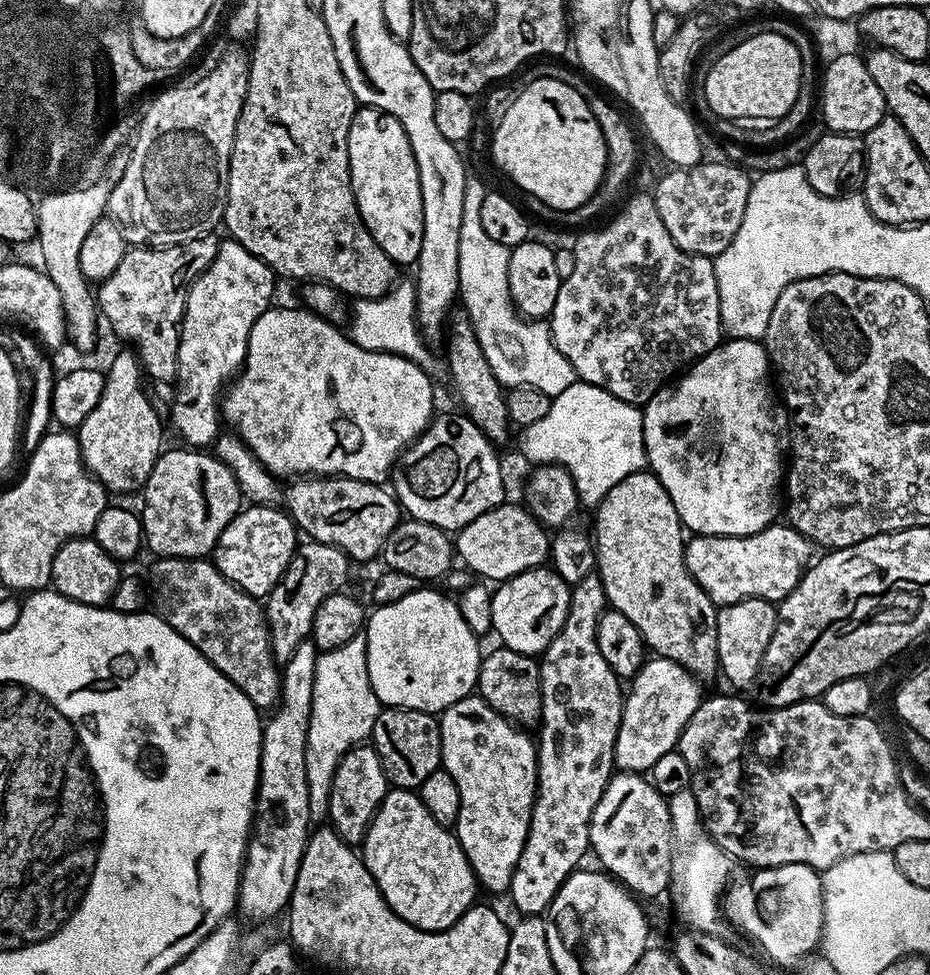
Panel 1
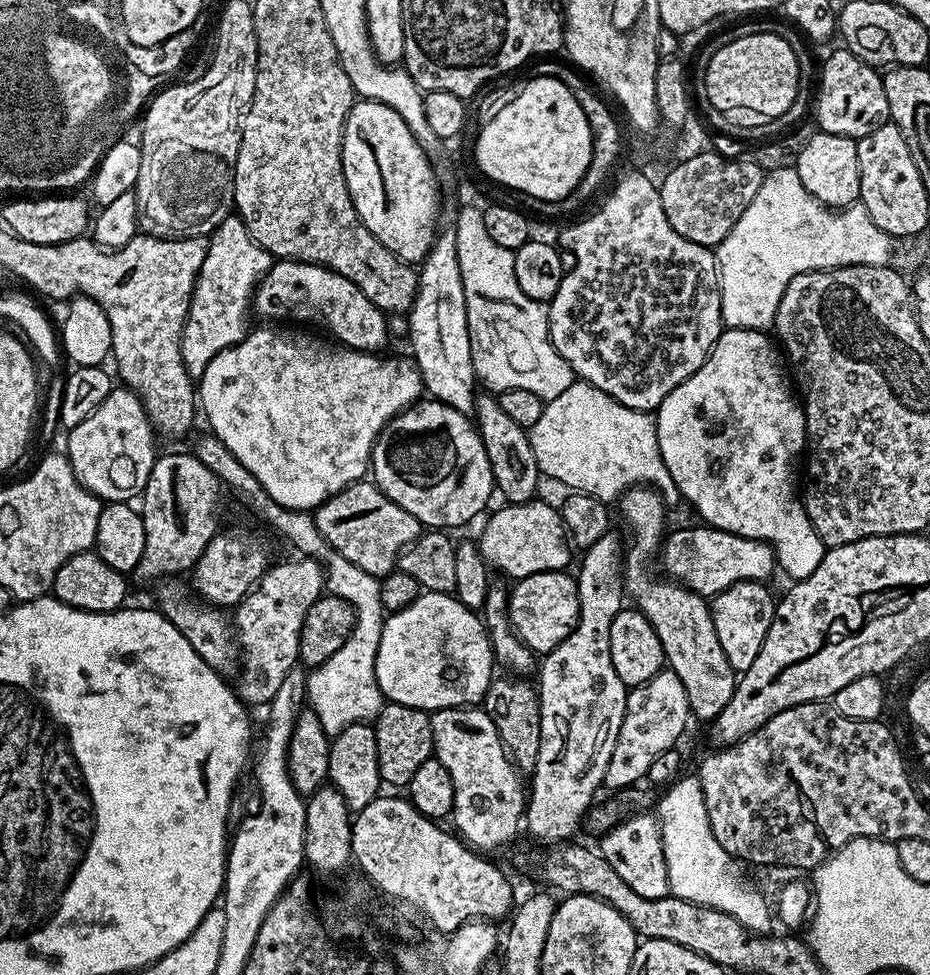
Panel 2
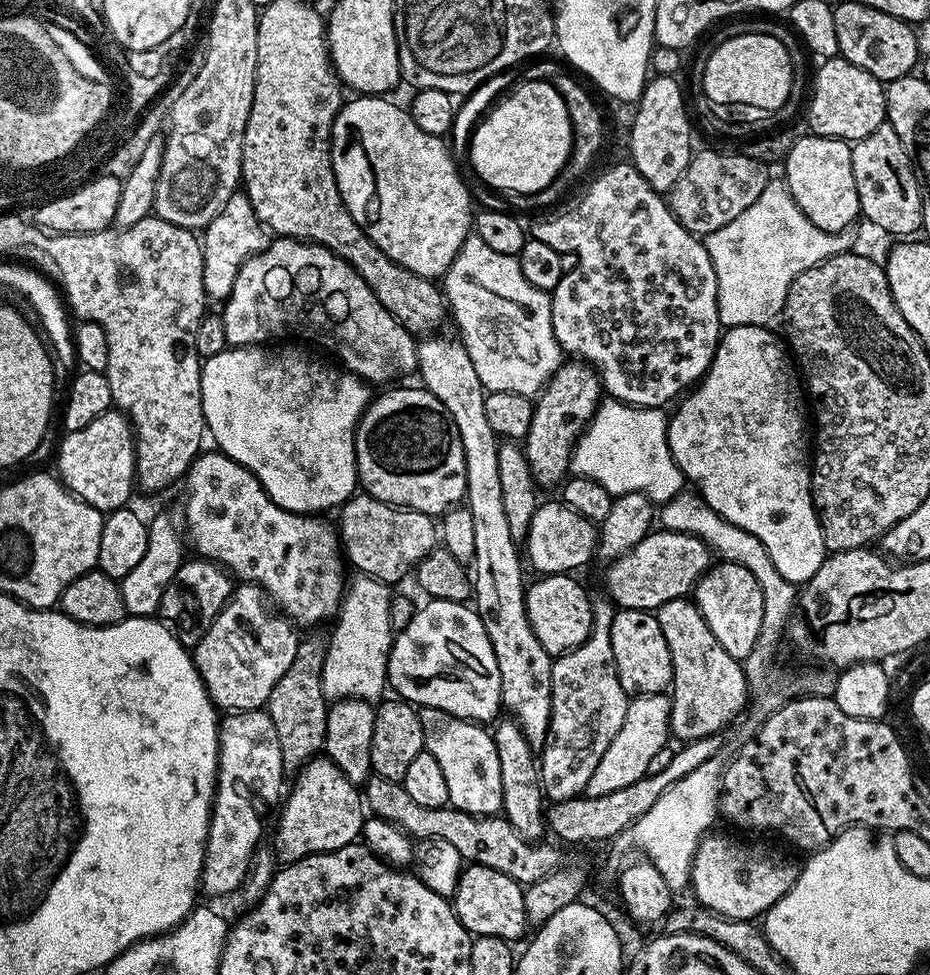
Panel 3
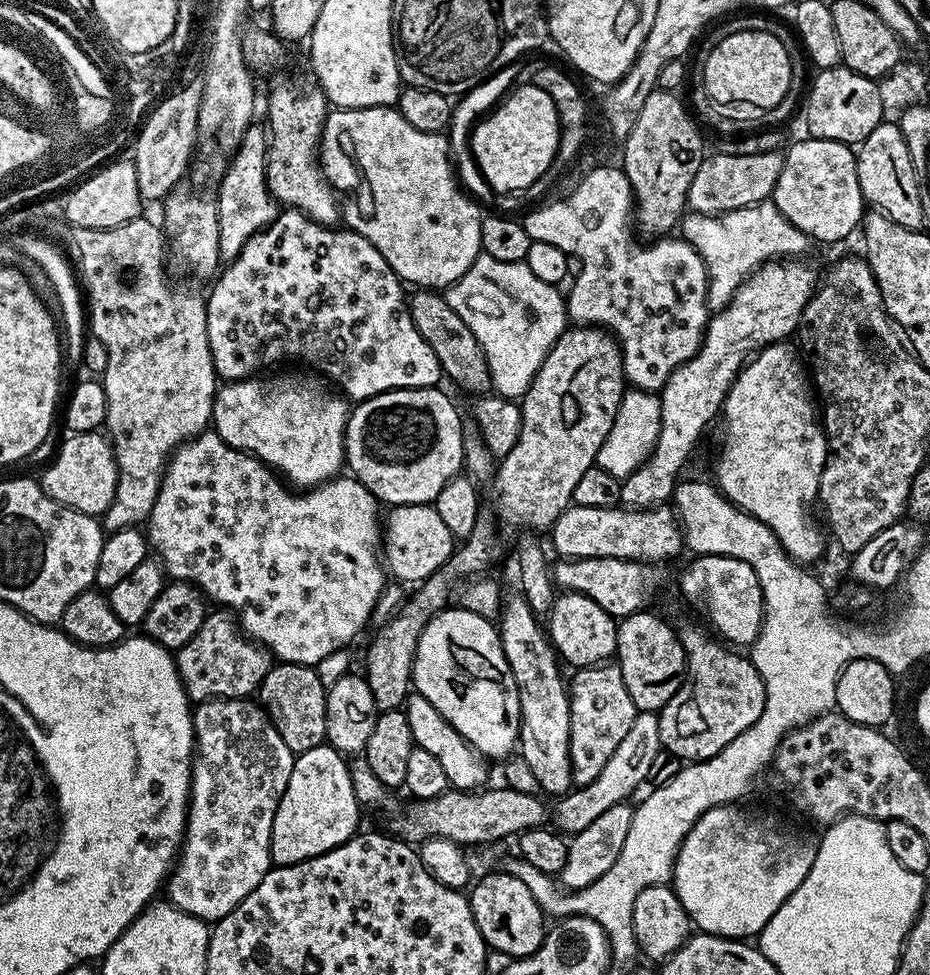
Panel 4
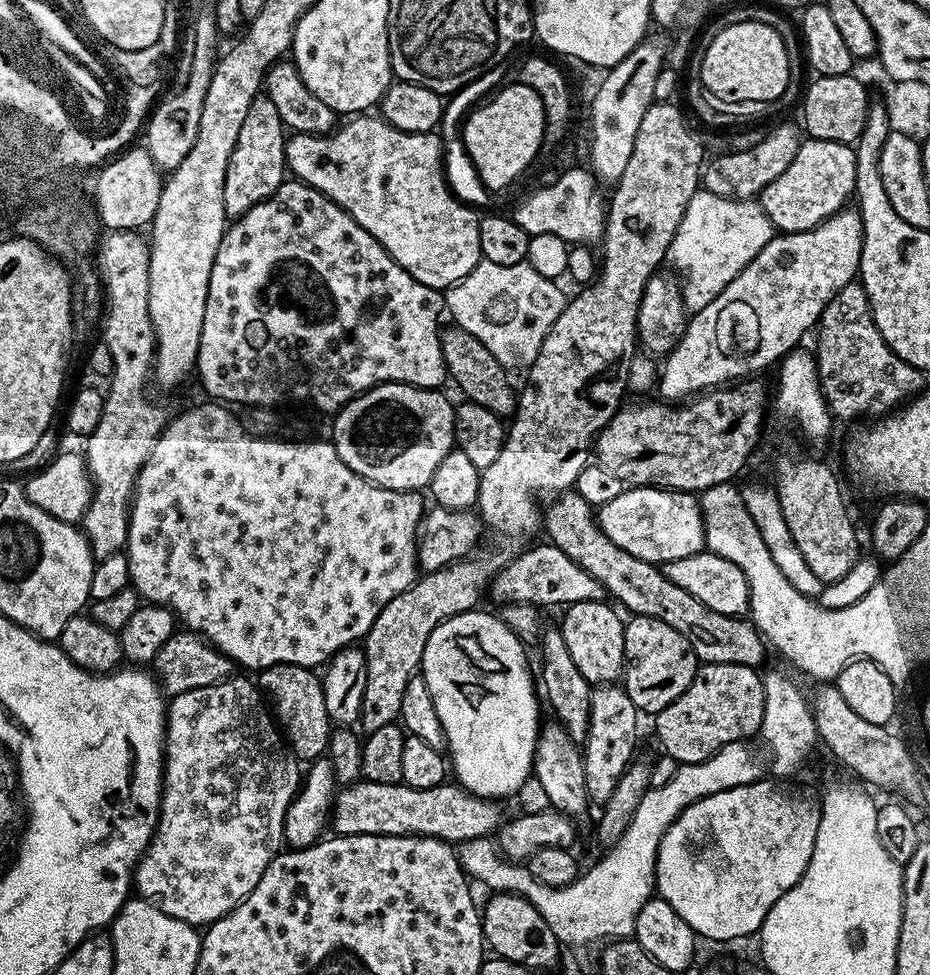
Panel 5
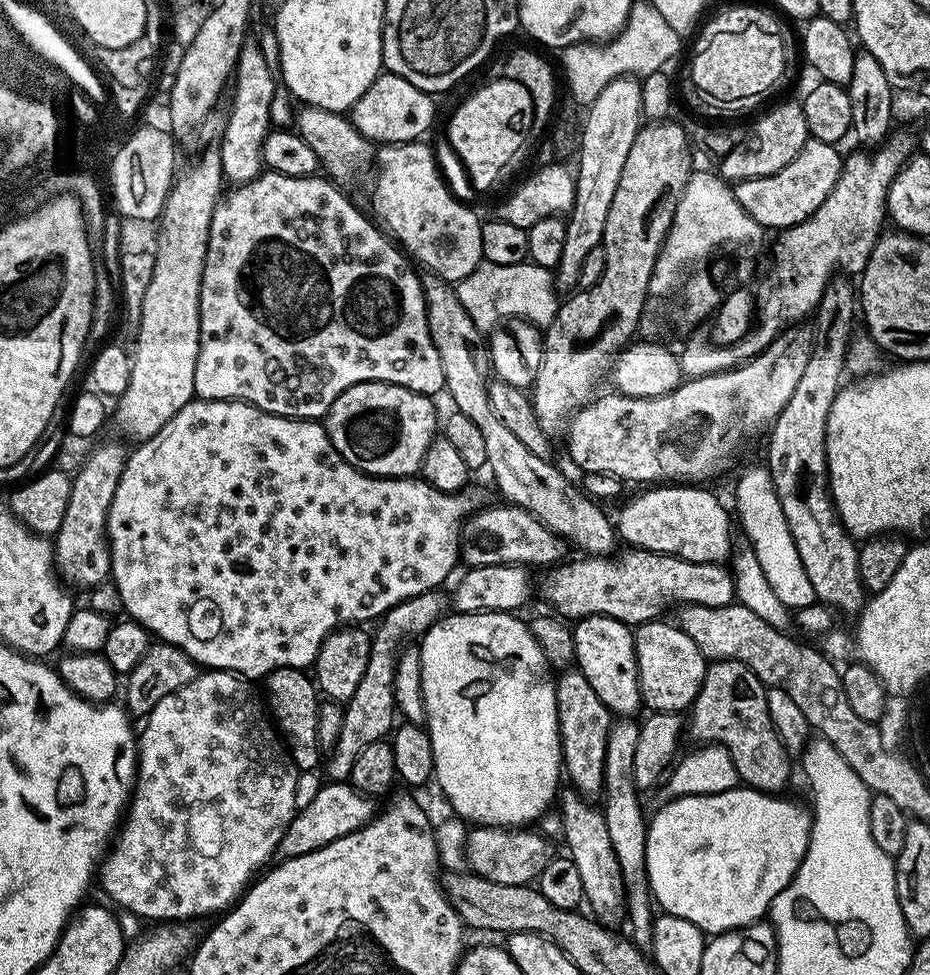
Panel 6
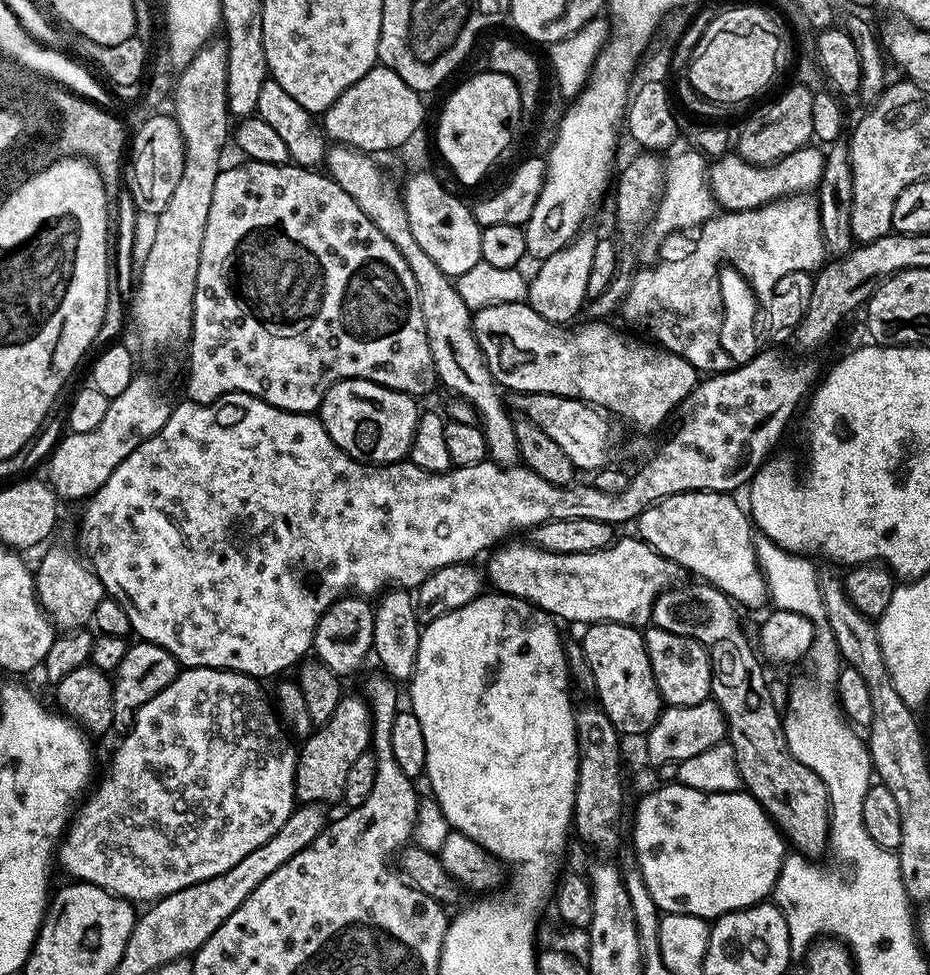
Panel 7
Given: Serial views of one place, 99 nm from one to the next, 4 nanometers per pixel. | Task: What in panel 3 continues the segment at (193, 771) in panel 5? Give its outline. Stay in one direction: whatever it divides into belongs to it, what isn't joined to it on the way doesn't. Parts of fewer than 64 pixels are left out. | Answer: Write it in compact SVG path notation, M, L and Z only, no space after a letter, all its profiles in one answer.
M267 711L232 712L225 716L228 717L219 721L220 763L216 769L216 795L212 797L212 821L208 823L208 840L204 843L202 888L212 896L228 896L231 892L239 893L243 889L244 882L252 870L254 857L261 847L260 835L264 832L264 820L260 817L252 796L257 796L260 800L279 801L286 784L278 733Z

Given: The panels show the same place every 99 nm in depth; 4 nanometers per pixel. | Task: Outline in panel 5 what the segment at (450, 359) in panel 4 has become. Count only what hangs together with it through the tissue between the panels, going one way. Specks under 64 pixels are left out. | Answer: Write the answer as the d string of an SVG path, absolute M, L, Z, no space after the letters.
M444 326L440 330L440 345L447 375L460 387L464 395L461 397L467 403L486 406L486 410L501 418L511 417L515 413L518 392L512 389L508 381L509 369L503 368L498 358L494 358L494 354L490 354L490 350L486 350L486 346L474 338L474 334L466 334L466 330L455 326Z

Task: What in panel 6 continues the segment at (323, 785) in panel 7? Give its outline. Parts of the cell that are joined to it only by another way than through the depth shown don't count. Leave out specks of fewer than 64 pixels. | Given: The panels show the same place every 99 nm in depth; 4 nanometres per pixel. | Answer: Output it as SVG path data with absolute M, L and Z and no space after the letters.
M433 590L411 596L409 600L403 600L401 604L394 606L379 617L378 623L375 625L375 627L377 626L376 632L371 633L370 662L366 662L366 674L362 674L362 682L358 682L358 690L354 690L354 694L344 704L342 734L336 745L330 750L329 756L332 757L328 760L327 779L329 781L347 781L352 774L354 758L358 758L358 754L362 754L362 749L370 746L370 742L385 739L393 731L398 720L396 699L394 698L396 657L411 641L408 640L411 636L423 637L424 633L445 615L446 596L445 593L444 596L442 593L443 591Z

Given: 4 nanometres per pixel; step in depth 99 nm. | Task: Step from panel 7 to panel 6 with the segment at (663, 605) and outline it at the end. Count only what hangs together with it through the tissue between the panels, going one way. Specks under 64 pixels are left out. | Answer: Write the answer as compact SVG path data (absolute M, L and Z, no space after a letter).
M717 660L709 663L707 667L705 667L704 681L698 690L696 701L692 703L690 715L692 715L692 724L696 727L696 736L700 739L700 742L719 742L723 744L732 756L732 761L736 767L737 777L739 777L747 787L757 788L759 792L766 792L769 794L780 794L785 791L783 788L787 786L788 779L792 776L792 764L788 761L788 759L790 759L790 753L788 749L785 748L783 740L780 739L780 733L777 732L774 725L772 725L772 715L768 709L768 688L748 669L745 664L738 662L737 660Z

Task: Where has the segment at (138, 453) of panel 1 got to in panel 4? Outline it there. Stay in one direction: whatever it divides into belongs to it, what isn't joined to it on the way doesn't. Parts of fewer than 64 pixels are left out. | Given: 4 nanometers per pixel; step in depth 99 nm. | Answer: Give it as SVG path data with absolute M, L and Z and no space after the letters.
M100 430L78 432L67 438L69 440L59 445L50 463L43 469L44 477L39 477L38 483L47 496L62 506L87 516L103 517L110 502L114 502L118 482L116 455L112 453L111 439Z

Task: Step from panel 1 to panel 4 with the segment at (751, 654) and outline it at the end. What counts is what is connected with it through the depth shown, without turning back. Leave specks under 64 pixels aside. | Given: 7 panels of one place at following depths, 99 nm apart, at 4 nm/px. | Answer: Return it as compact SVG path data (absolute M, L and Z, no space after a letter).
M696 556L685 566L684 573L680 576L680 592L688 599L688 604L694 611L701 612L721 632L719 635L729 645L751 646L758 638L760 624L764 621L762 586L758 582L758 574L754 574L754 570L750 570L750 566L746 566L746 562L729 556Z

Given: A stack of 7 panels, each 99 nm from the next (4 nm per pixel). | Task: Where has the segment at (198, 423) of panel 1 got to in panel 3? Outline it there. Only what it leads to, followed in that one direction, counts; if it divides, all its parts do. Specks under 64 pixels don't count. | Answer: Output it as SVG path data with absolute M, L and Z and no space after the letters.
M238 190L232 195L230 202L226 202L222 210L218 210L218 218L214 218L214 222L210 222L202 232L202 282L205 297L212 299L213 296L217 302L227 300L230 290L234 290L234 278L238 278L238 270L242 270L242 266L251 256L266 250L269 243L269 233L260 223L258 214L254 214L250 198Z

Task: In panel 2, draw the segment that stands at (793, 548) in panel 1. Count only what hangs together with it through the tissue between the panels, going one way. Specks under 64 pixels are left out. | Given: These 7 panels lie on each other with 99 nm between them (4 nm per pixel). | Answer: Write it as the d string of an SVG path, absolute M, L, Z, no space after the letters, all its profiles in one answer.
M699 526L700 528L676 528L667 533L658 553L658 564L665 568L675 583L689 588L699 596L711 598L722 590L743 580L767 581L772 568L777 567L771 544L763 540L751 540L735 536L721 528Z

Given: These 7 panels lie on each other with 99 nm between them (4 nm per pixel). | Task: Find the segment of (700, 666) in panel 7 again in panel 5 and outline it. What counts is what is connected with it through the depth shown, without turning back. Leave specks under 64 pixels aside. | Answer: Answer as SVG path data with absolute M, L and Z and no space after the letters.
M632 616L624 626L624 693L641 714L660 712L694 682L698 661L690 642L658 618Z

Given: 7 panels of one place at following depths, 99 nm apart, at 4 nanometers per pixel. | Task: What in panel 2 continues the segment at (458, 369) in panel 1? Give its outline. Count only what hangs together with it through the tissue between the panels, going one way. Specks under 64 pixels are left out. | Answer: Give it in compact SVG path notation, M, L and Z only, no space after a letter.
M480 394L476 397L476 406L474 409L474 423L480 434L480 441L486 450L486 458L492 467L492 483L495 491L500 492L503 498L510 504L525 504L527 500L533 499L537 495L536 487L542 482L542 475L539 470L538 462L535 461L534 451L531 449L529 433L514 418L506 415L506 410L502 410L499 399L492 394Z

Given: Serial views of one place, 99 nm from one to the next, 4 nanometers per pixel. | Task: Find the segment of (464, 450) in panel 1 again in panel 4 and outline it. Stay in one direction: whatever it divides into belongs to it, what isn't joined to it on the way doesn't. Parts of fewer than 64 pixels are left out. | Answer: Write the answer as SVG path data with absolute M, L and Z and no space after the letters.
M439 387L434 388L395 388L393 392L383 392L371 396L368 400L361 400L348 413L348 425L344 427L344 459L351 475L364 483L377 500L388 506L398 504L432 504L442 494L442 486L450 482L455 476L461 475L464 466L464 430L465 425L460 424L460 412L452 405L452 400L446 393L440 392Z

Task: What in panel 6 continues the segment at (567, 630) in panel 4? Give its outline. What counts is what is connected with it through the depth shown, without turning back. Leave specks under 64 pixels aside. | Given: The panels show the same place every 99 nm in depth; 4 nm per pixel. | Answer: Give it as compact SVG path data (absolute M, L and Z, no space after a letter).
M584 616L581 620L575 621L572 628L574 650L576 651L575 667L580 669L586 682L590 682L594 694L598 694L598 698L602 698L608 711L620 718L635 717L637 715L635 712L641 711L642 708L640 683L638 682L638 662L632 641L633 635L633 629L629 625L618 622L609 616Z

